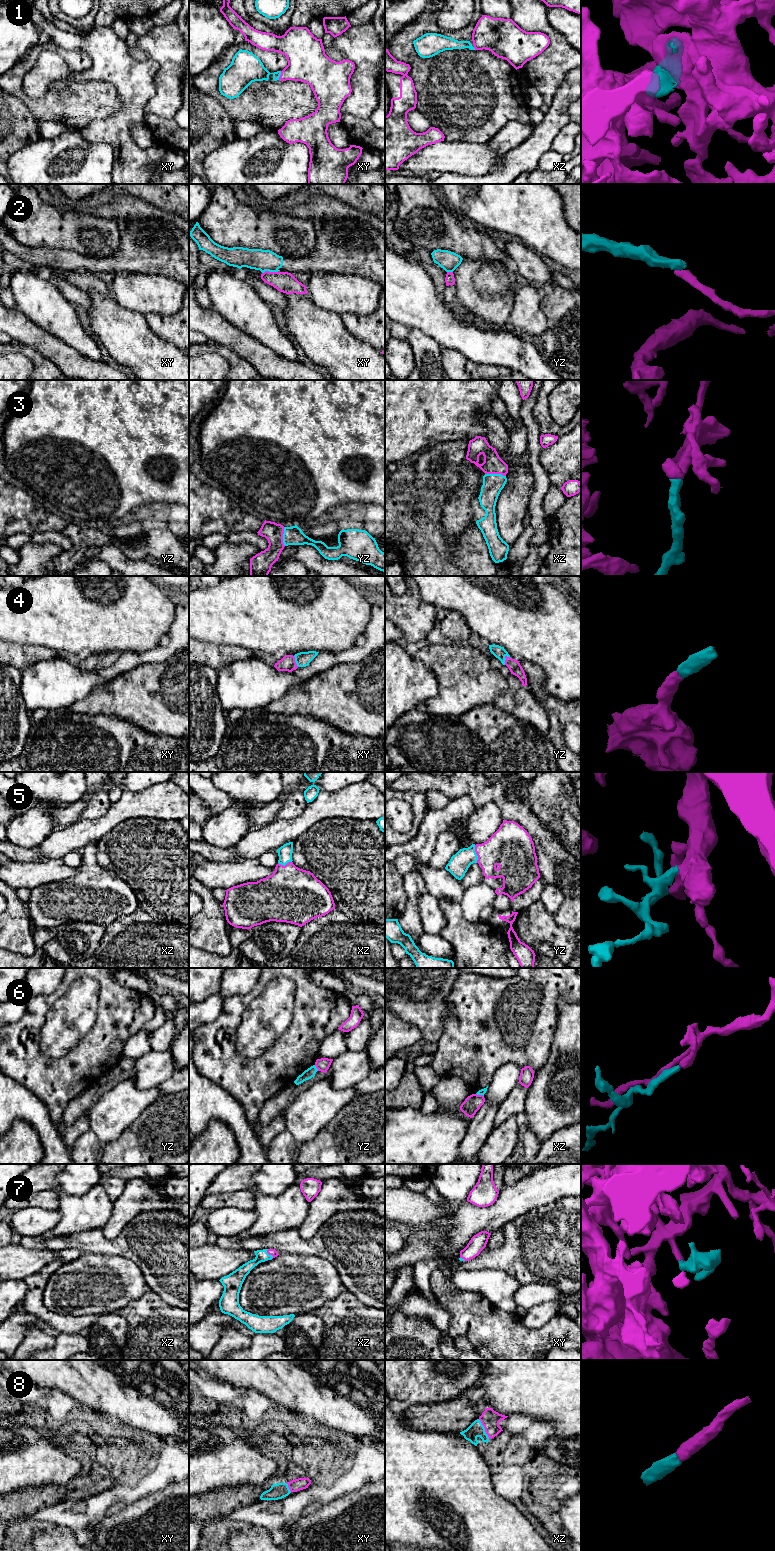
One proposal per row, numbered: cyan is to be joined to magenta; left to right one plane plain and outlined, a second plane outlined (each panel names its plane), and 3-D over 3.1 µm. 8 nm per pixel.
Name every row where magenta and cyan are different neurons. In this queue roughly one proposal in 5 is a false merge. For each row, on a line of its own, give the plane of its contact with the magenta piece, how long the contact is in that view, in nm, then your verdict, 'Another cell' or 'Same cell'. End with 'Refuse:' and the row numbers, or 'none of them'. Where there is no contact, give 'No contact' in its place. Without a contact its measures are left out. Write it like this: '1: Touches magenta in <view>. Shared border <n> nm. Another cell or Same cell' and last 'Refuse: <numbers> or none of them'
1: Touches magenta in xy. Shared border 80 nm. Same cell
2: Touches magenta in xy. Shared border 120 nm. Another cell
3: Touches magenta in xz. Shared border 160 nm. Same cell
4: Touches magenta in yz. Shared border 80 nm. Same cell
5: Touches magenta in yz. Shared border 150 nm. Same cell
6: Touches magenta in yz. Shared border 60 nm. Another cell
7: Touches magenta in xz. Shared border 90 nm. Same cell
8: Touches magenta in xz. Shared border 180 nm. Same cell
Refuse: 2, 6

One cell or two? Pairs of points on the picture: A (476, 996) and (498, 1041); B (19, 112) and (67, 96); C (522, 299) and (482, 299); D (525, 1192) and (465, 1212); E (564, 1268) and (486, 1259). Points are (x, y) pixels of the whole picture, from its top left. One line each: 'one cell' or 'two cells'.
A: one cell
B: two cells
C: one cell
D: one cell
E: one cell

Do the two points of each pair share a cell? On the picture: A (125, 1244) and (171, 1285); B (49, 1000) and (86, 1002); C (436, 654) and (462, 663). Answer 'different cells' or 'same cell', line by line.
A: same cell
B: different cells
C: same cell

